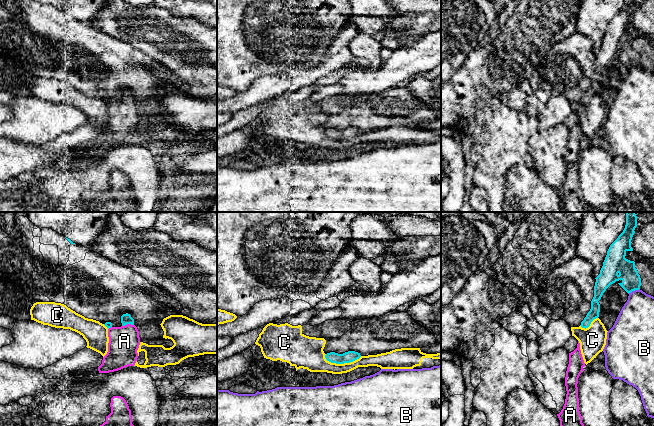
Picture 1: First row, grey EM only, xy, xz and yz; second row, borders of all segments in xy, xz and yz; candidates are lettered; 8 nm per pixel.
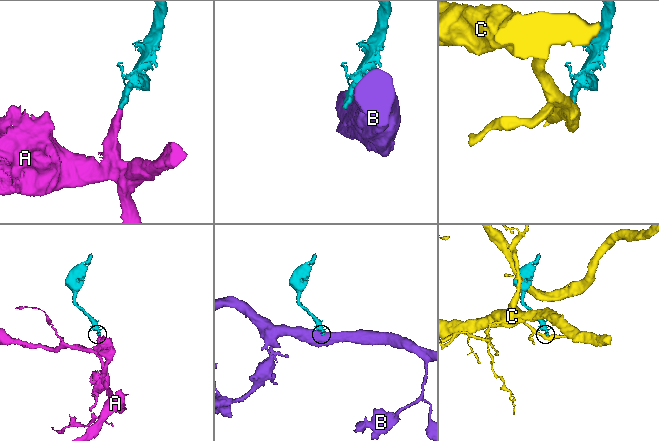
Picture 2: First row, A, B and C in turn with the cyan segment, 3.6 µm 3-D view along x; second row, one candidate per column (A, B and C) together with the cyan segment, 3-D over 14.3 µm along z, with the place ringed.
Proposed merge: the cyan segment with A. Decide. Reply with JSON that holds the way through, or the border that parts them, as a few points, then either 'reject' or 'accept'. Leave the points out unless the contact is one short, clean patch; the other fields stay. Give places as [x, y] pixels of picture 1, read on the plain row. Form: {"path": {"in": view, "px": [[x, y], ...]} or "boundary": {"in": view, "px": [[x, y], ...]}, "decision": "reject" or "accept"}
{"path": {"in": "xy", "px": [[126, 94], [127, 99], [127, 112], [124, 117]]}, "decision": "accept"}

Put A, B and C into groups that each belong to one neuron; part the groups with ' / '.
A / B / C

